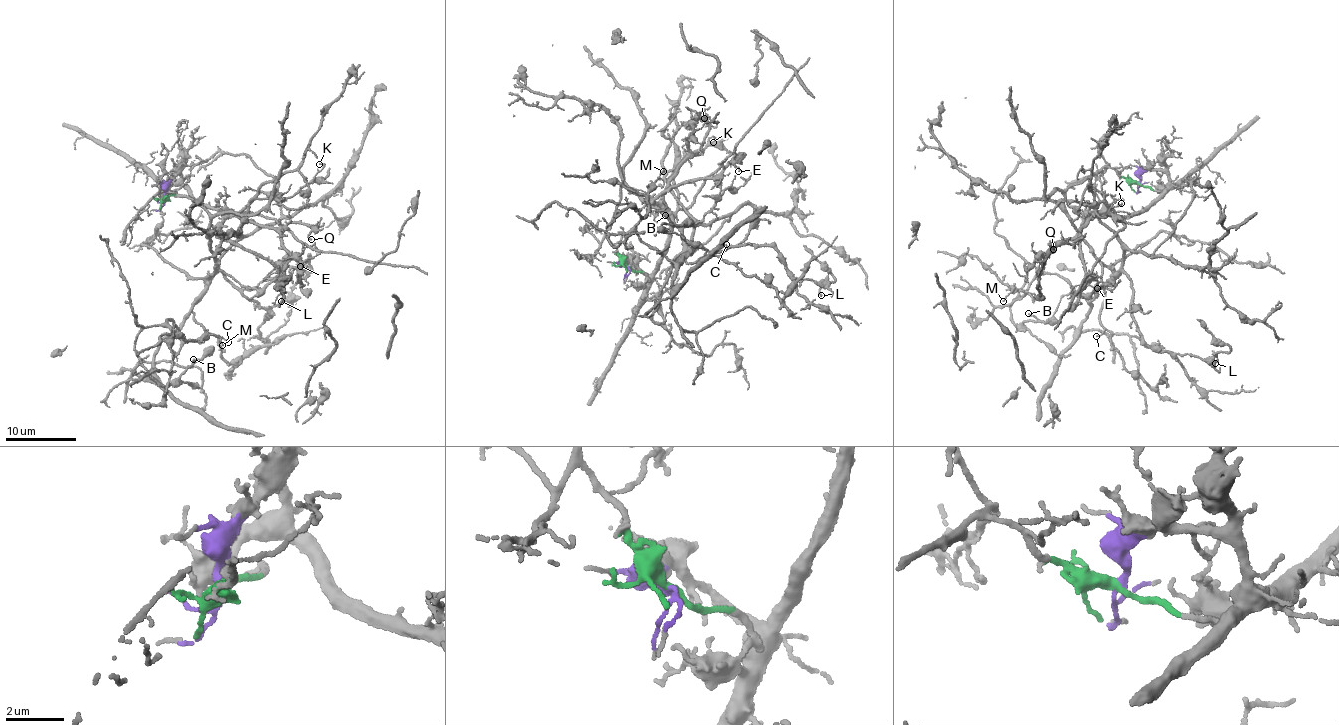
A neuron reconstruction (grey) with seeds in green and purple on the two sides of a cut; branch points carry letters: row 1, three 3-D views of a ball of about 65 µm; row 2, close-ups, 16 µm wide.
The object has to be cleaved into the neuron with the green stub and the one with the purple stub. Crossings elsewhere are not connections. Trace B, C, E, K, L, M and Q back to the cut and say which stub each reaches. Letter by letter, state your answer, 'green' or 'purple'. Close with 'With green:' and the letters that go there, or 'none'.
B: green
C: green
E: purple
K: green
L: green
M: green
Q: purple
With green: B, C, K, L, M

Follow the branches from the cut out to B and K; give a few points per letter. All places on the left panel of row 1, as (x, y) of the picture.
B: (165, 197), (205, 209), (215, 267), (180, 328), (143, 328), (135, 349), (159, 383), (174, 384), (193, 358)
K: (165, 197), (168, 191), (188, 197), (210, 218), (210, 278), (238, 239), (249, 202), (294, 195), (320, 164)

